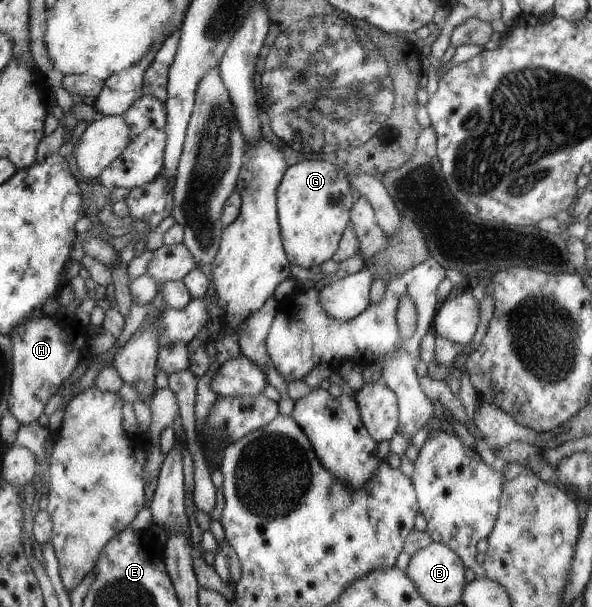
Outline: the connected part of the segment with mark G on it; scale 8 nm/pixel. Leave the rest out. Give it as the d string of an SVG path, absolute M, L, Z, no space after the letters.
M308 158L287 168L276 195L282 241L292 264L311 269L330 259L355 205L346 171L322 158Z

